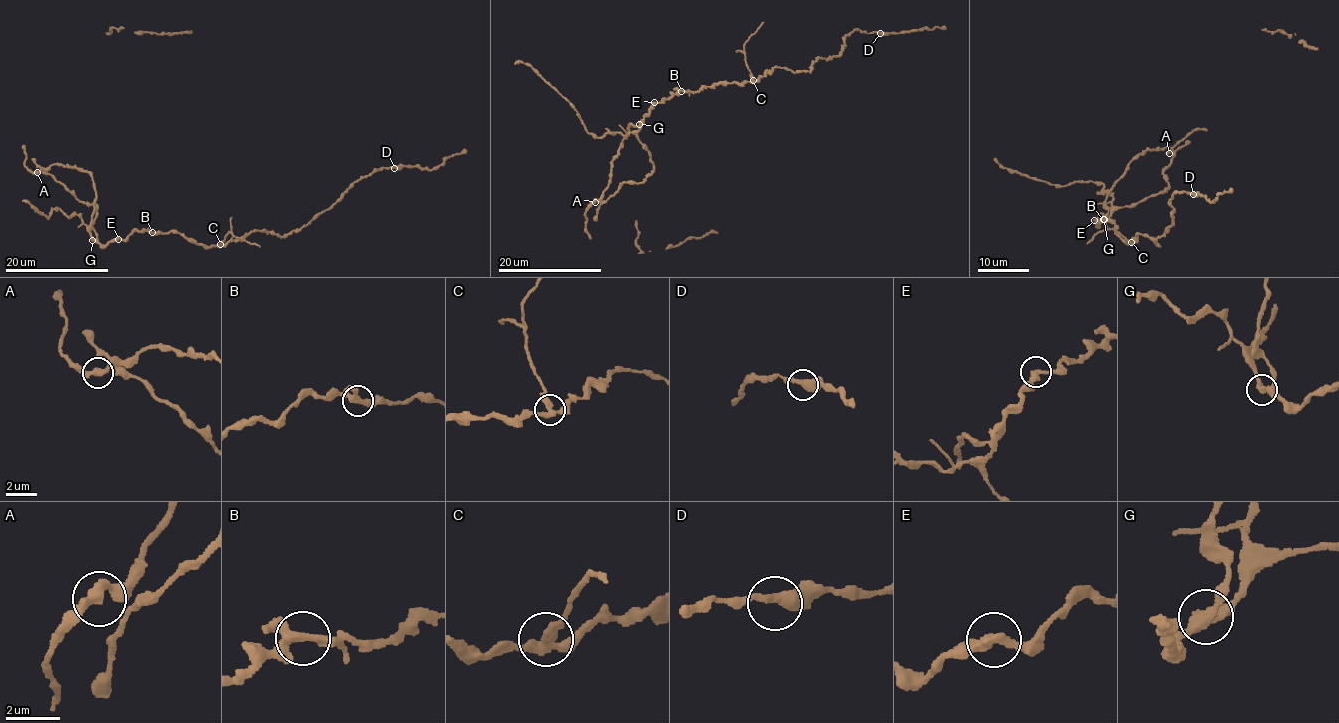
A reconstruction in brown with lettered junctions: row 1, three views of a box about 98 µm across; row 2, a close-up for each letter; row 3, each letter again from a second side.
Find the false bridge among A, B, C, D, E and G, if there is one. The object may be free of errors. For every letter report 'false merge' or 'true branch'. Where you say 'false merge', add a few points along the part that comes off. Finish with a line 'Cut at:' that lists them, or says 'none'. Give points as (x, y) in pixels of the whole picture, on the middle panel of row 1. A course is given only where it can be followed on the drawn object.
A: true branch
B: true branch
C: false merge | (753, 81), (744, 51), (746, 41), (763, 22)
D: true branch
E: true branch
G: true branch
Cut at: C

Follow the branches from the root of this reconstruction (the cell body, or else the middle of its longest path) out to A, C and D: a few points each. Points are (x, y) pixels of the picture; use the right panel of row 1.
A: (1096, 224), (1106, 216), (1107, 193), (1130, 162), (1144, 154), (1145, 150), (1168, 147), (1169, 153)
C: (1096, 224), (1102, 215), (1102, 219), (1114, 221), (1114, 229), (1125, 242), (1131, 242)
D: (1096, 224), (1102, 215), (1125, 242), (1137, 233), (1158, 245), (1173, 222), (1174, 193), (1193, 194)

